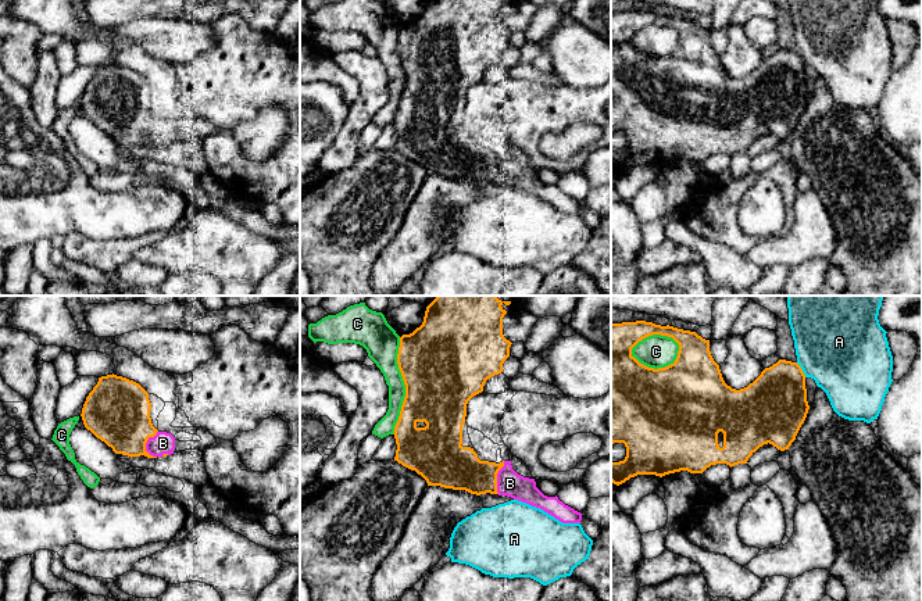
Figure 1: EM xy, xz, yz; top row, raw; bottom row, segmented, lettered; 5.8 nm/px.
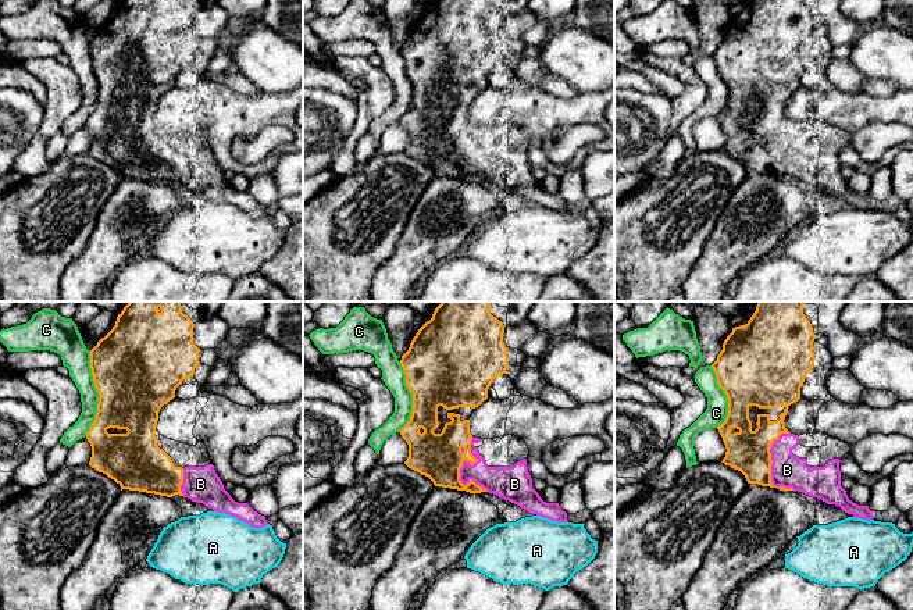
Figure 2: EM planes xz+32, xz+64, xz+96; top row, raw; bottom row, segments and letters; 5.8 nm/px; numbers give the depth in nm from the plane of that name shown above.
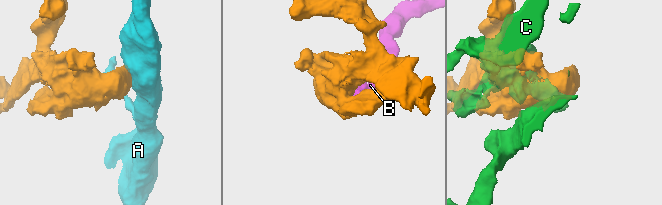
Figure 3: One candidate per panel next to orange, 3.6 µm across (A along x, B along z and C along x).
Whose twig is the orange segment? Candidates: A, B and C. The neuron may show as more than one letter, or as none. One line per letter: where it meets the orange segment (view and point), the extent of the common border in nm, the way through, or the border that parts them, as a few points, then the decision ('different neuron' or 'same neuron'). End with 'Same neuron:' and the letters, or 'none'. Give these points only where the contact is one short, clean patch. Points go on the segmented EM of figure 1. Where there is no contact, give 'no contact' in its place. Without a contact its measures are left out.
A: contact yz (801, 369); length 110 nm; border yz (796, 362), (806, 376); different neuron
B: contact xy (146, 442); length 160 nm; same neuron
C: contact yz (651, 335); length 300 nm; different neuron
Same neuron: B

